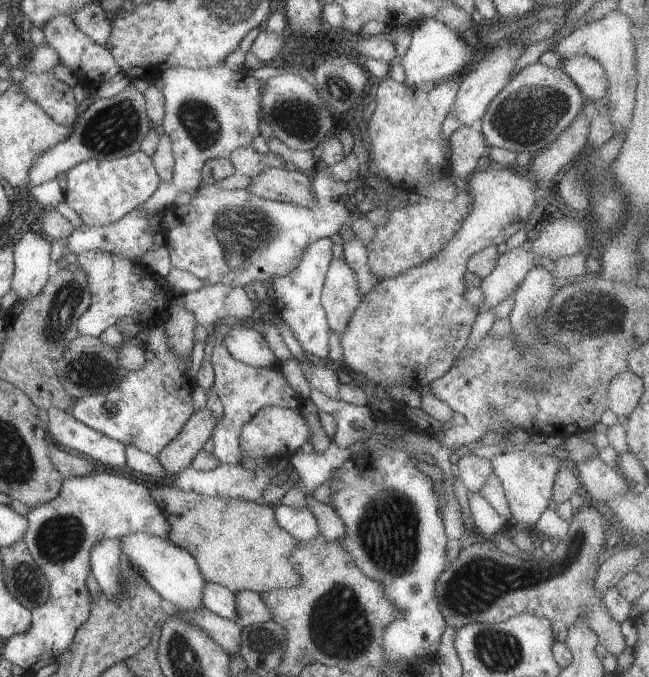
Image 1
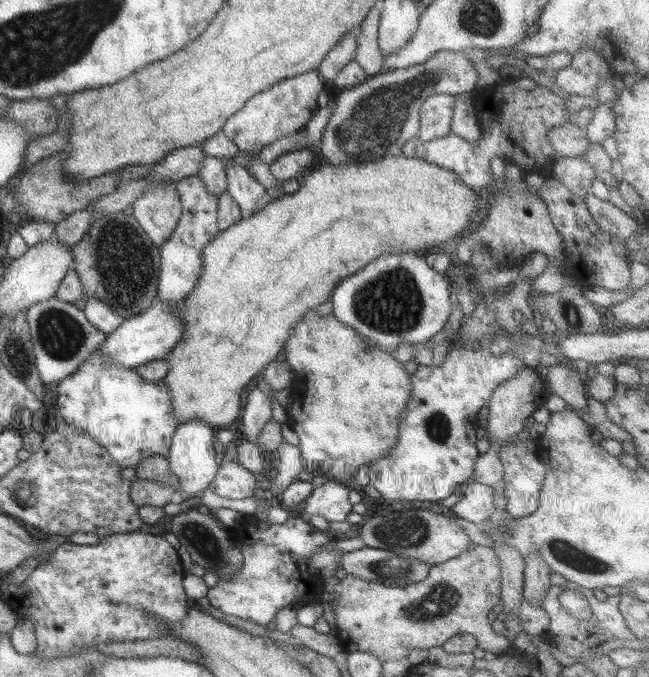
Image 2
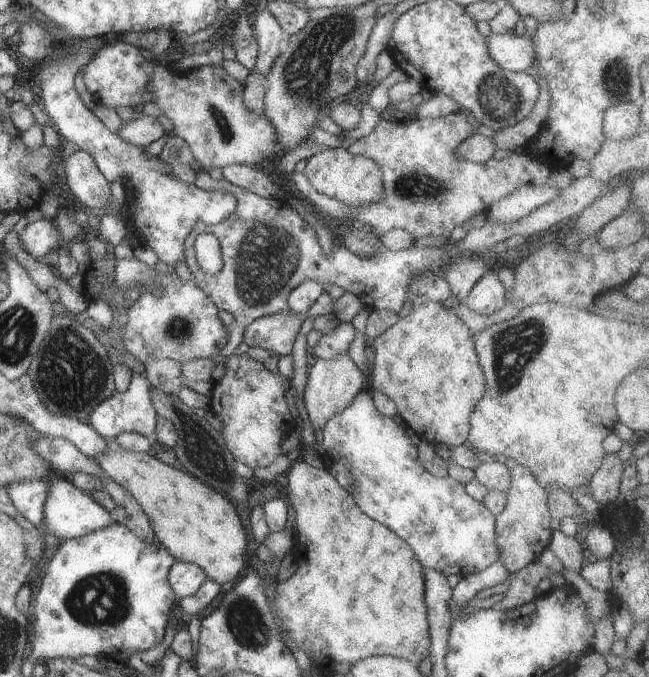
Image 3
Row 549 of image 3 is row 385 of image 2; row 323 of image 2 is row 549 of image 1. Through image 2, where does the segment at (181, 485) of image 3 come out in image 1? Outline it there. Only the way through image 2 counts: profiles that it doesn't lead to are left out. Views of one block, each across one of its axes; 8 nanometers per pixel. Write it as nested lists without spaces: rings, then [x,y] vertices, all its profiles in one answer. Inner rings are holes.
[[[172,484],[154,485],[150,489],[150,495],[170,524],[169,541],[172,545],[186,550],[197,561],[199,570],[208,583],[228,588],[234,594],[255,591],[260,595],[301,584],[301,577],[291,561],[291,555],[299,548],[301,542],[277,524],[275,511],[267,504],[229,497],[208,497],[193,491],[176,489]]]

